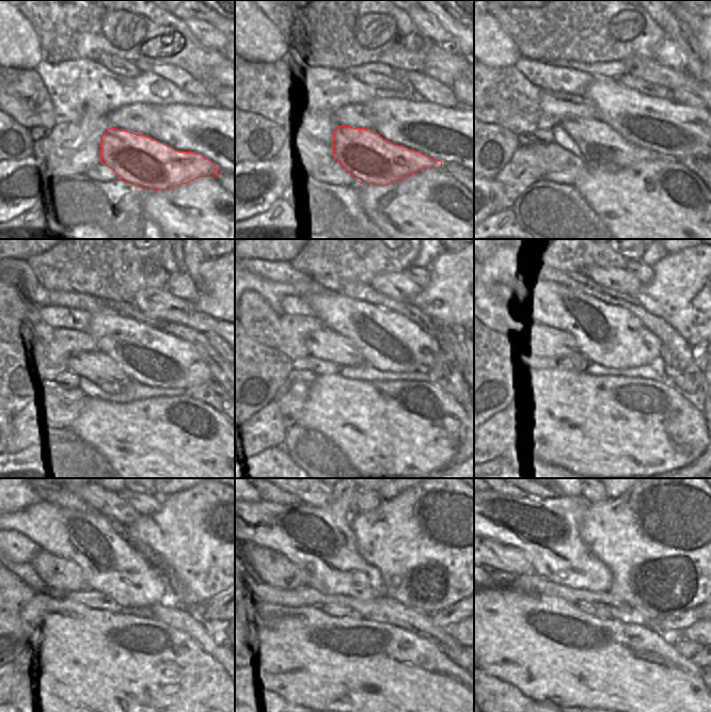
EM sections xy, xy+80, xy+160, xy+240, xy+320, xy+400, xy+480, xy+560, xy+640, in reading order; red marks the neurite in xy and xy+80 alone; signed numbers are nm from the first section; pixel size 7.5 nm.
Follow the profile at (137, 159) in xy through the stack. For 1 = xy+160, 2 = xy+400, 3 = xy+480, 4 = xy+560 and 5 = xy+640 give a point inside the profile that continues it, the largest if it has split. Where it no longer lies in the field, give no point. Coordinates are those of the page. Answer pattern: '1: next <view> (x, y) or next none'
1: next xy+160 (601, 148)
2: next xy+400 (543, 336)
3: next xy+480 (62, 574)
4: next xy+560 (265, 565)
5: next xy+640 (503, 563)

